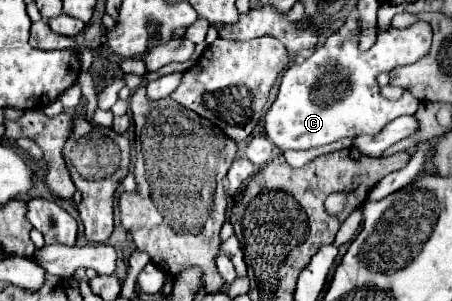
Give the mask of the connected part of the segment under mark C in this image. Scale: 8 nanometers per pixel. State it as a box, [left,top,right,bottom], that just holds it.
[264,16,432,152]

